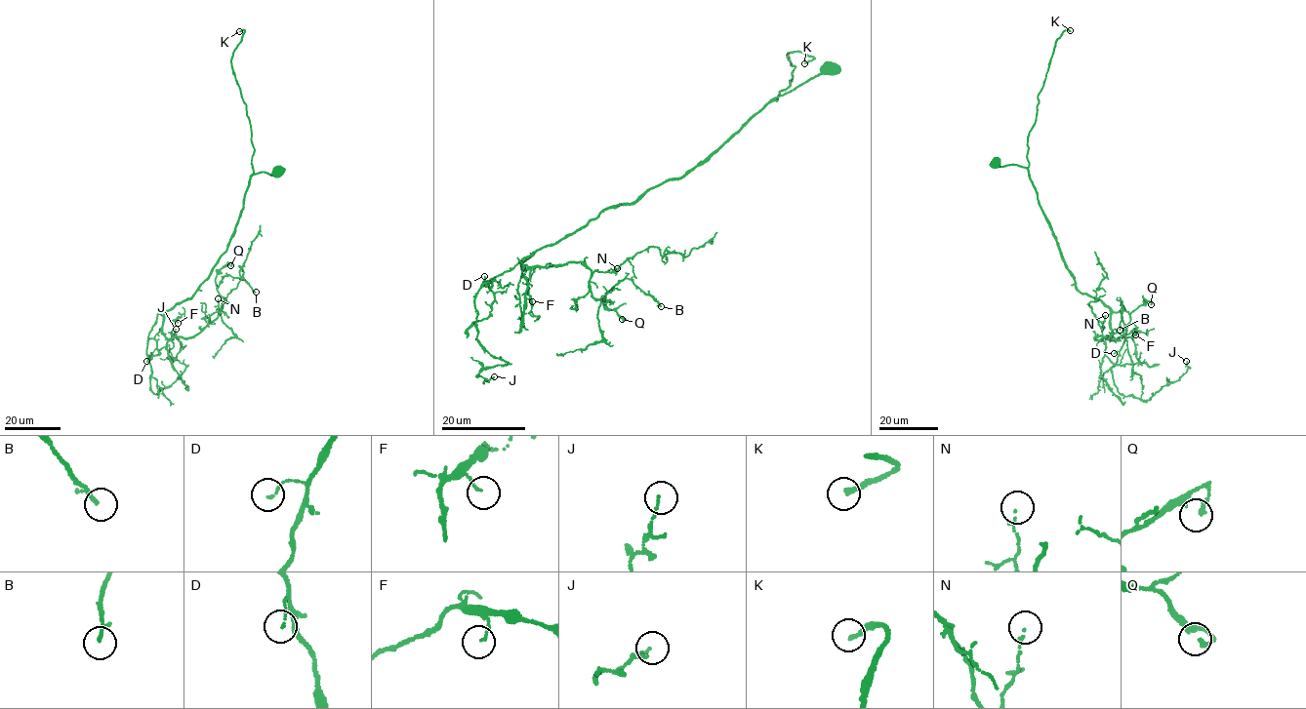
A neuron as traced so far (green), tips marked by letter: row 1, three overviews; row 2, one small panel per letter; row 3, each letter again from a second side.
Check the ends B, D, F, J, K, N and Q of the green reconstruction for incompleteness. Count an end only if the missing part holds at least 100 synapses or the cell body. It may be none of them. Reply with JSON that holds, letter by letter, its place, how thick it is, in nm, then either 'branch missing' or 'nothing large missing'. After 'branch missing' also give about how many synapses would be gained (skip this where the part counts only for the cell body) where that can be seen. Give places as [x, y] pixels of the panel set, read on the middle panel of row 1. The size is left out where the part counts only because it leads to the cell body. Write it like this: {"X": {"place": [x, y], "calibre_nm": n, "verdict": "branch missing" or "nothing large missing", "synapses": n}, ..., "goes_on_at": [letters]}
{"B": {"place": [661, 306], "calibre_nm": 110, "verdict": "nothing large missing"}, "D": {"place": [484, 276], "calibre_nm": 90, "verdict": "nothing large missing"}, "F": {"place": [532, 301], "calibre_nm": 80, "verdict": "nothing large missing"}, "J": {"place": [494, 376], "calibre_nm": 70, "verdict": "nothing large missing"}, "K": {"place": [804, 63], "calibre_nm": 200, "verdict": "branch missing", "synapses": 140}, "N": {"place": [617, 268], "calibre_nm": 80, "verdict": "nothing large missing"}, "Q": {"place": [622, 319], "calibre_nm": 170, "verdict": "nothing large missing"}, "goes_on_at": ["K"]}

